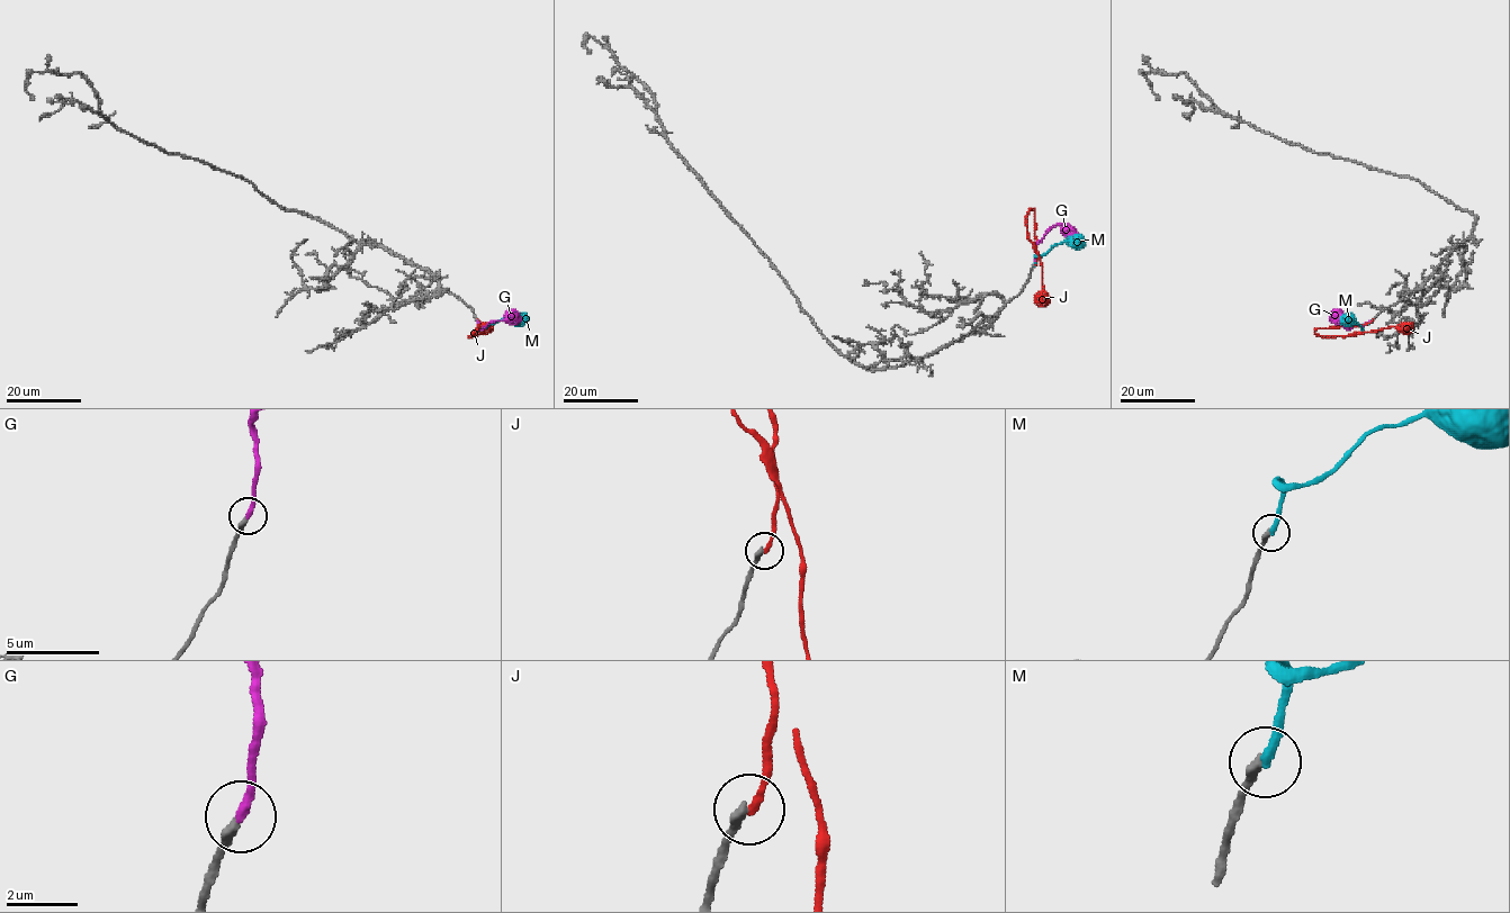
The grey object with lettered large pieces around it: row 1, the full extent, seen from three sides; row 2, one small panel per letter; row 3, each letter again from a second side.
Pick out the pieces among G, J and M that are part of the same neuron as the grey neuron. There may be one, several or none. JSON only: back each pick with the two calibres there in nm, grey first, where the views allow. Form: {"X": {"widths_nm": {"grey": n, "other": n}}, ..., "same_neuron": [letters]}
{"M": {"widths_nm": {"grey": 260, "other": 240}}, "same_neuron": ["M"]}

